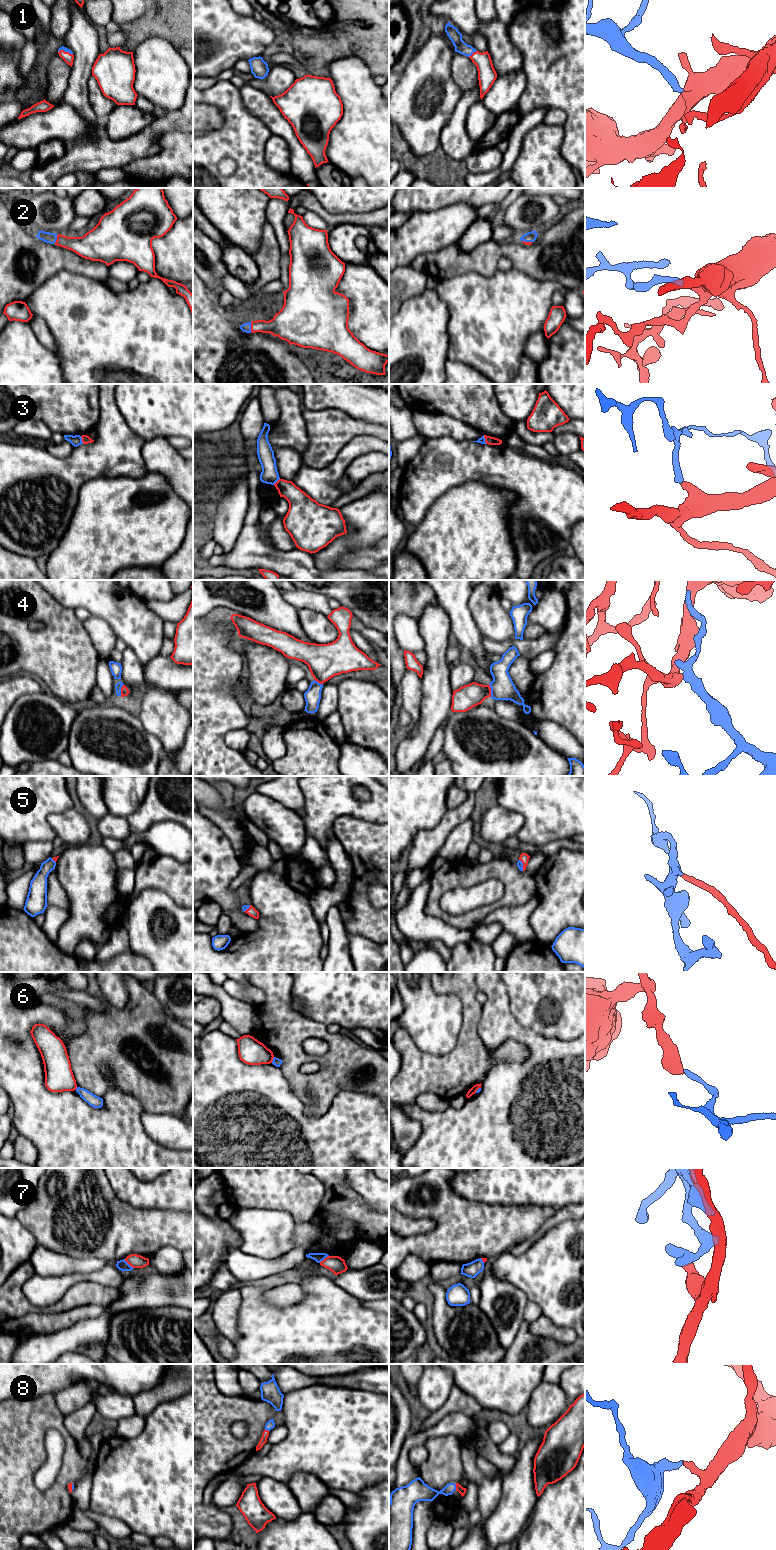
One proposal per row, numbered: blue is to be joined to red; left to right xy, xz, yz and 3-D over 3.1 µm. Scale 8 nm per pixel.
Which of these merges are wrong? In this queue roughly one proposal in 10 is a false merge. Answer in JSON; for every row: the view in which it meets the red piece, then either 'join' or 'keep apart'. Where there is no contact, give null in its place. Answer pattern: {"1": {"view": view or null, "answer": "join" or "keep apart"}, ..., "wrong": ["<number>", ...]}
{"1": {"view": "yz", "answer": "join"}, "2": {"view": "xy", "answer": "join"}, "3": {"view": "xy", "answer": "keep apart"}, "4": {"view": "yz", "answer": "join"}, "5": {"view": "yz", "answer": "join"}, "6": {"view": "xz", "answer": "keep apart"}, "7": {"view": "xy", "answer": "keep apart"}, "8": {"view": "yz", "answer": "join"}, "wrong": ["3", "6", "7"]}

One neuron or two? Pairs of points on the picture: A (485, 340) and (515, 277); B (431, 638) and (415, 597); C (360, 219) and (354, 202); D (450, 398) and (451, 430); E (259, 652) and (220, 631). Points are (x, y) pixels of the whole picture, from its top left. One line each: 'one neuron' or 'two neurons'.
A: one neuron
B: two neurons
C: two neurons
D: two neurons
E: two neurons

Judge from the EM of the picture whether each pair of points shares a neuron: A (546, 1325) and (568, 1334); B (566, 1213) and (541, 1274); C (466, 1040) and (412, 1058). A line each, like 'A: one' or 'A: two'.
A: one
B: two
C: one

